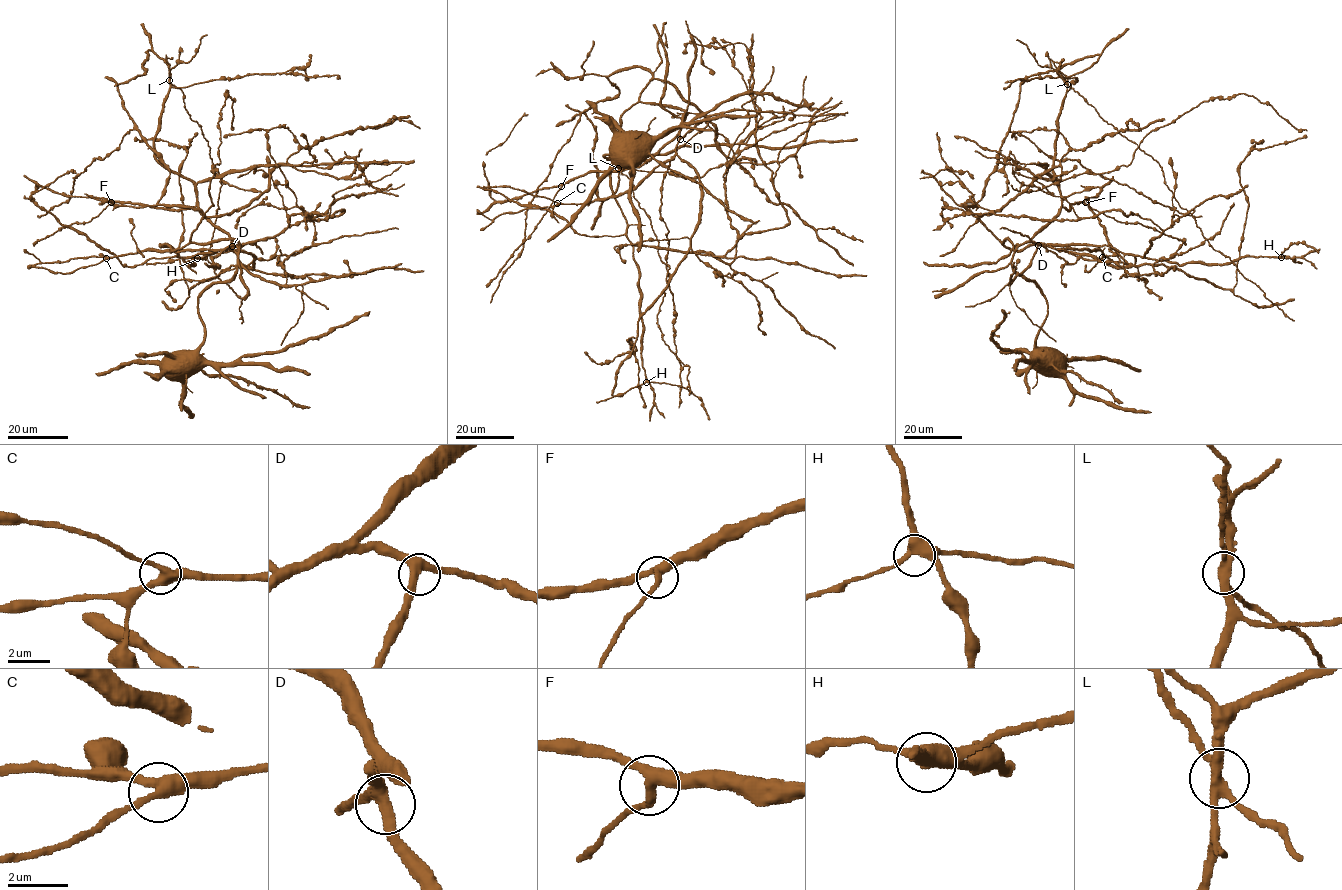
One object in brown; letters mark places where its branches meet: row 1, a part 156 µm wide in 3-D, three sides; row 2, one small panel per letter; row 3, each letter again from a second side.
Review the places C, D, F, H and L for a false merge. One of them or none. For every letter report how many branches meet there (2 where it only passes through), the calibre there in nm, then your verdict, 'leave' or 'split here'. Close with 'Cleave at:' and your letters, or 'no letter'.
C: 3 branches meet; 360 nm thick; leave
D: 3 branches meet; 380 nm thick; leave
F: 3 branches meet; 360 nm thick; leave
H: 4 branches meet; 400 nm thick; leave
L: 4 branches meet; 360 nm thick; split here
Cleave at: L

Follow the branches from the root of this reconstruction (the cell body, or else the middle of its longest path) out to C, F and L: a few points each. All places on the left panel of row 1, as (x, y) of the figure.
C: (185, 360), (204, 335), (198, 297), (234, 275), (237, 248), (106, 258)
F: (185, 360), (180, 355), (204, 335), (198, 297), (234, 275), (237, 247), (197, 204), (172, 209), (111, 202)
L: (185, 360), (204, 335), (198, 297), (234, 275), (237, 247), (201, 212), (194, 184), (155, 156), (169, 80)

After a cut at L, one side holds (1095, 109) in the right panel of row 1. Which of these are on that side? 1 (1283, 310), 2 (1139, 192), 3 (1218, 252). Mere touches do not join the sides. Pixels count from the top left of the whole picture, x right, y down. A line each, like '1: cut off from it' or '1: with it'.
1: with it
2: cut off from it
3: with it

